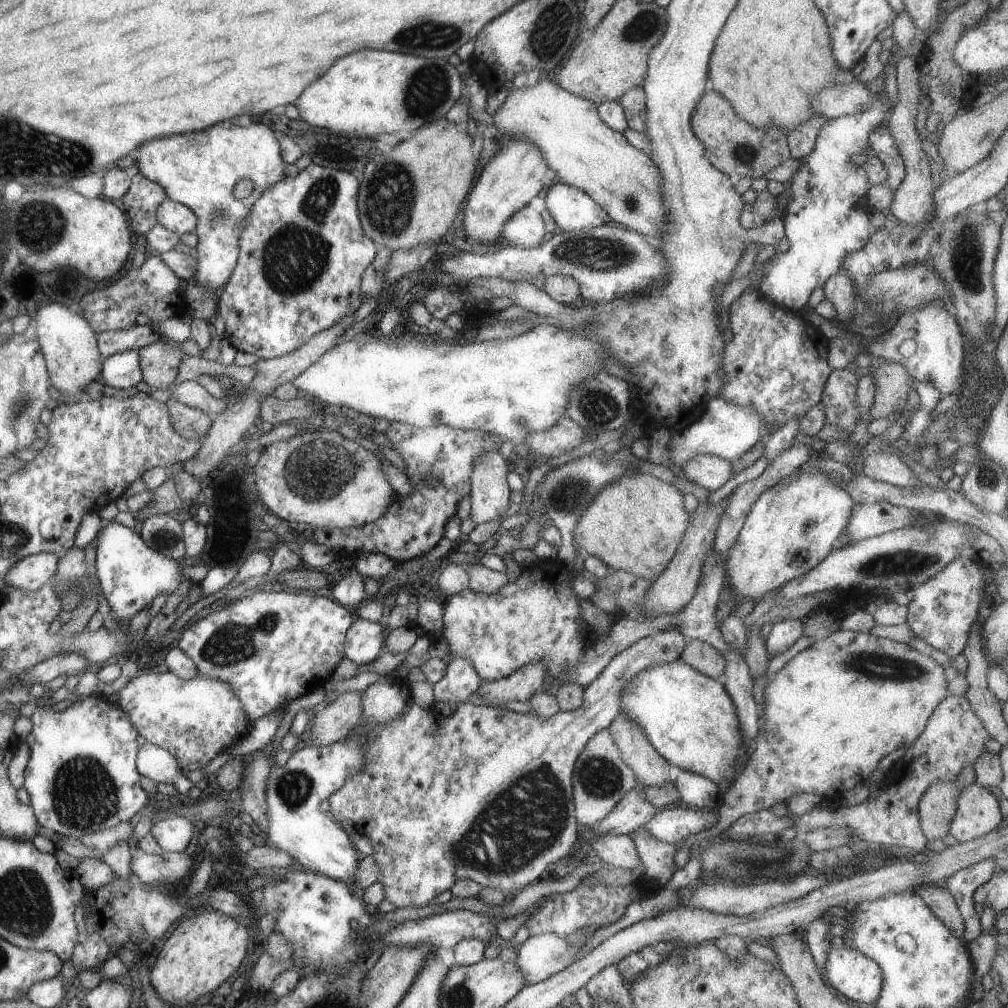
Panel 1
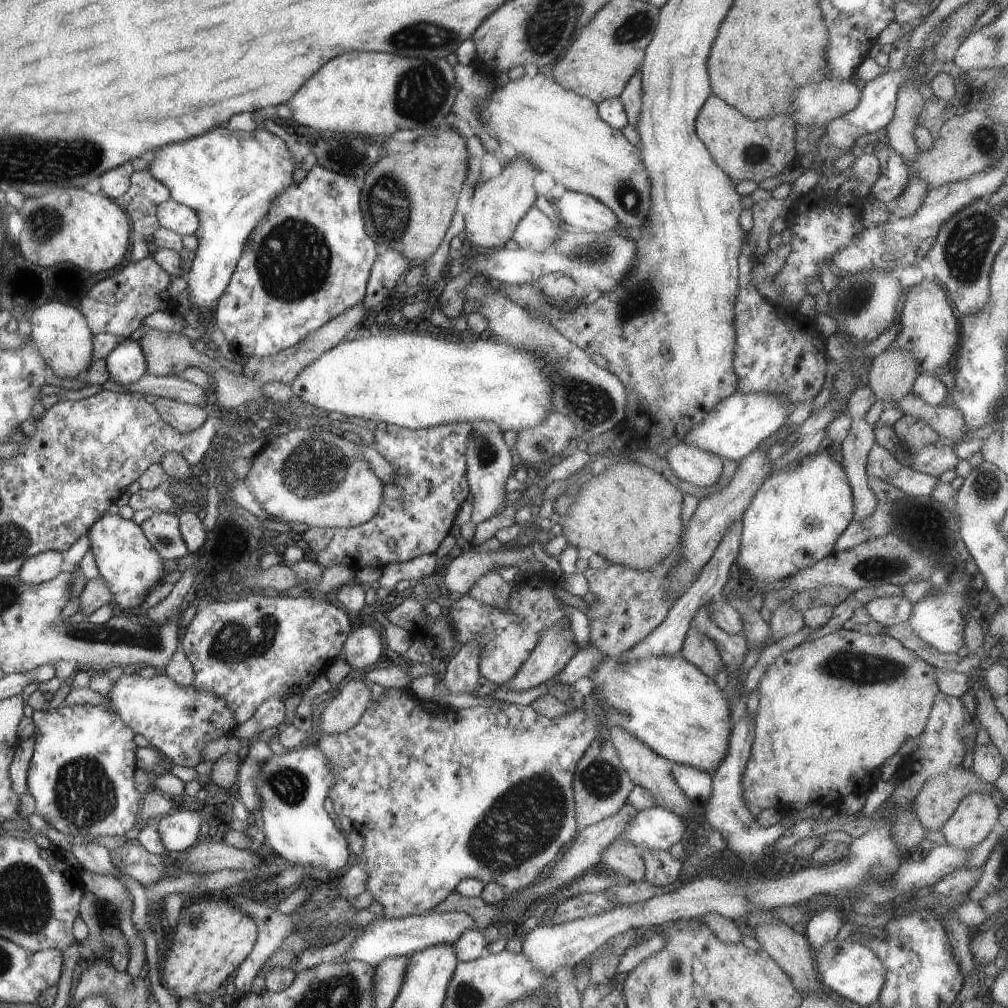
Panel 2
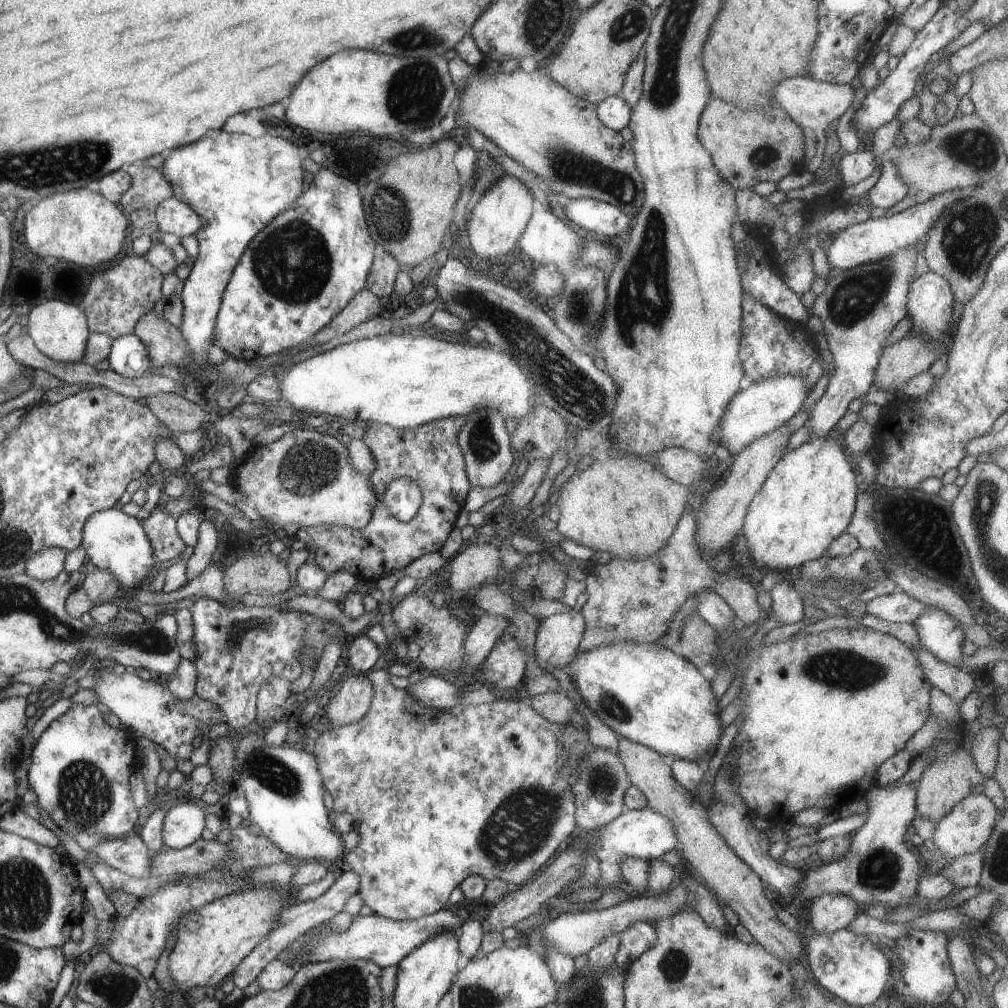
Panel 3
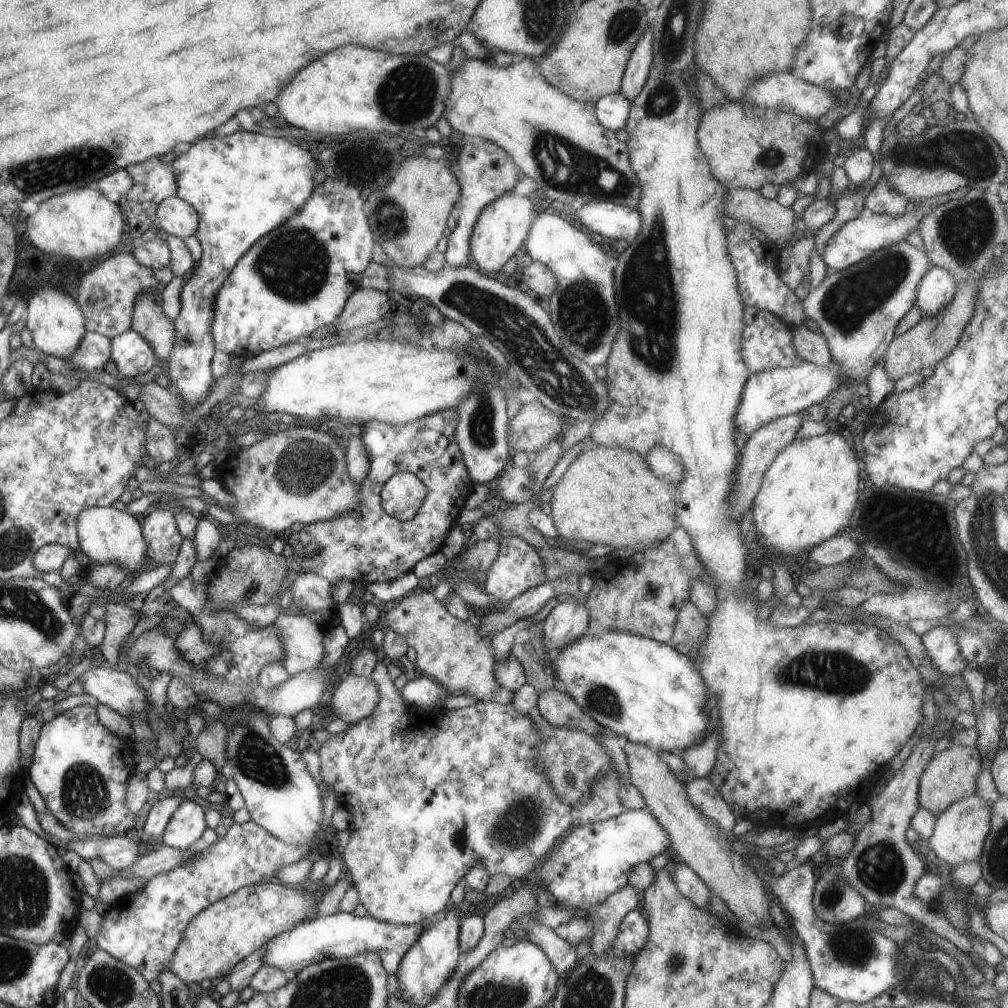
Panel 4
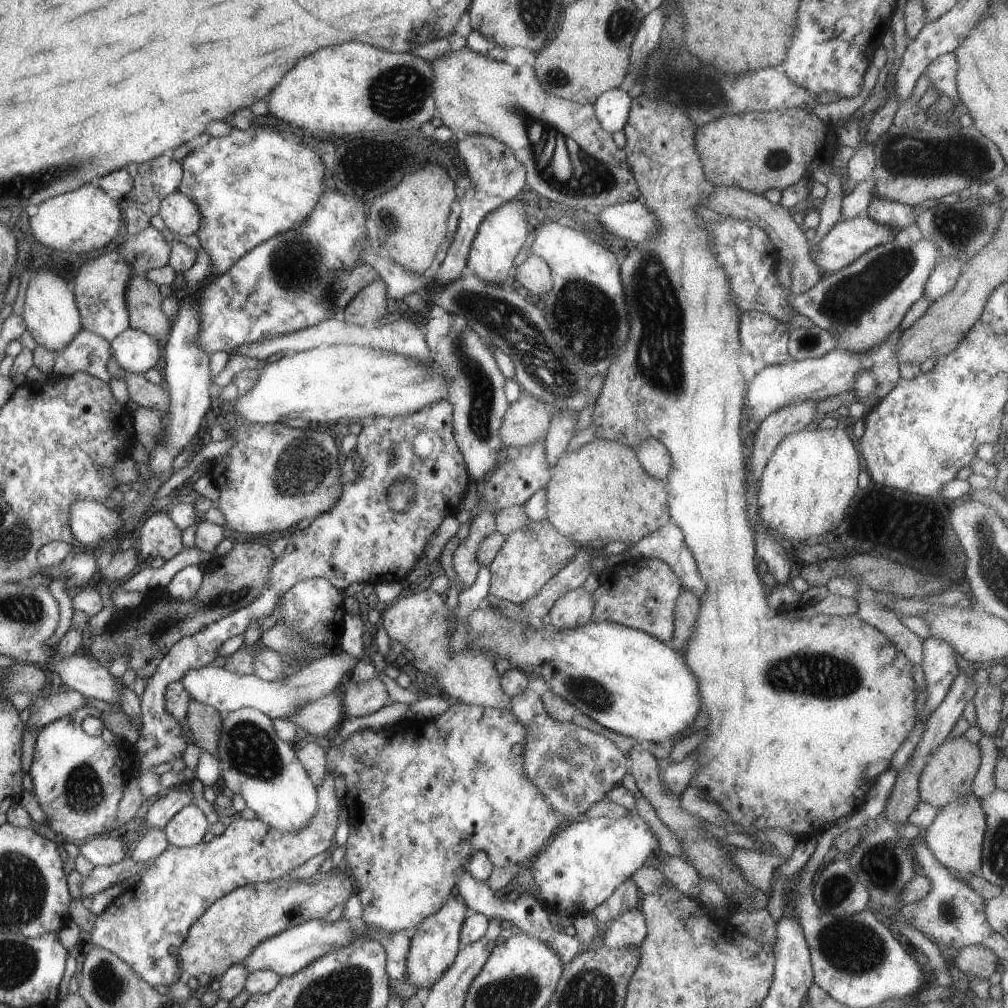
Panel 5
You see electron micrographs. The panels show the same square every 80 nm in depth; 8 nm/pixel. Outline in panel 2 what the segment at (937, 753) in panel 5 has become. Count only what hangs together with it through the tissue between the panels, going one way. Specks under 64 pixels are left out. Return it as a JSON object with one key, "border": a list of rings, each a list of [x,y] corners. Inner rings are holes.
{"border":[[[962,765],[954,766],[950,774],[928,778],[928,780],[924,782],[920,794],[918,794],[914,800],[913,812],[925,830],[928,830],[928,832],[940,831],[942,826],[954,815],[960,802],[966,798],[968,794],[976,792],[993,795],[994,789],[994,784],[980,780],[978,774],[974,774],[974,770],[966,770]]]}

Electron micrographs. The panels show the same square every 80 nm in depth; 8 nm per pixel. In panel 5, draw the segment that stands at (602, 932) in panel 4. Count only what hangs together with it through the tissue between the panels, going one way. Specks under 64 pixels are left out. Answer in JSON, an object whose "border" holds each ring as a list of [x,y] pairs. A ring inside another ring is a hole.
{"border":[[[632,878],[624,881],[600,906],[592,910],[596,918],[598,940],[603,940],[605,932],[610,928],[612,920],[622,916],[626,910],[632,910],[640,902],[640,892]]]}

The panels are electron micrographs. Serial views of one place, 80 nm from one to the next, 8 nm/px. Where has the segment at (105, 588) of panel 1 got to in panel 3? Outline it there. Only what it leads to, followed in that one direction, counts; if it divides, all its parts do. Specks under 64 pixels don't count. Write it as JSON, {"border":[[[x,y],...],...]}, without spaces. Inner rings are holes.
{"border":[[[115,508],[100,510],[88,518],[84,524],[83,546],[90,562],[99,570],[110,572],[128,594],[146,587],[152,566],[157,562],[154,546],[151,545],[142,522]]]}

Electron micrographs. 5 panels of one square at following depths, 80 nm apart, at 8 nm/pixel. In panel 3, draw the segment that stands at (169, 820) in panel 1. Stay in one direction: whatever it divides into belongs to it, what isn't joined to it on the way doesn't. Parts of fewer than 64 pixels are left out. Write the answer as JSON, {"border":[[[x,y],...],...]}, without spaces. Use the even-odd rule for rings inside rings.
{"border":[[[191,802],[178,804],[164,818],[163,844],[175,850],[187,848],[201,838],[204,828],[205,815],[199,806]]]}

